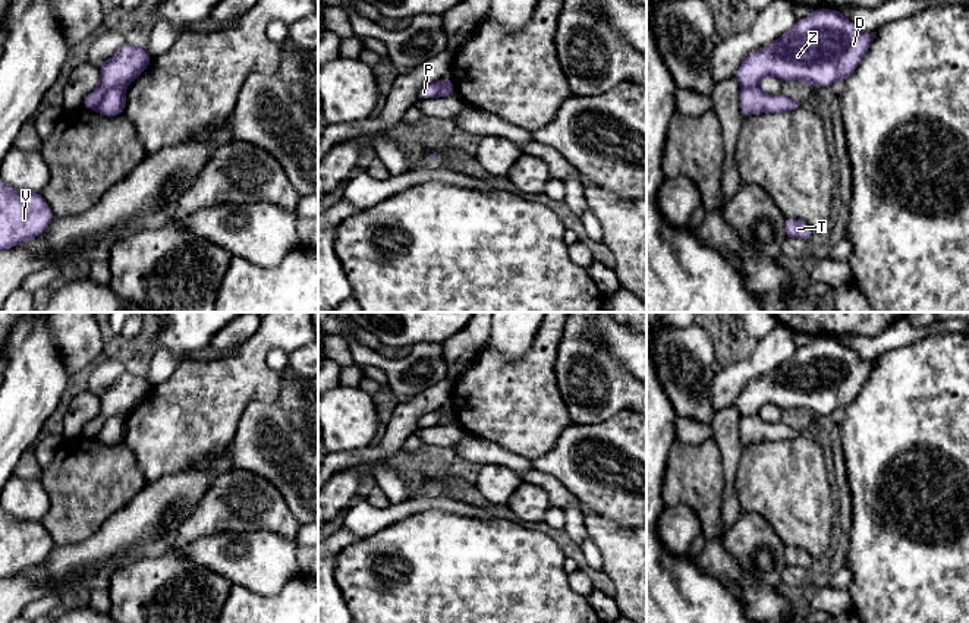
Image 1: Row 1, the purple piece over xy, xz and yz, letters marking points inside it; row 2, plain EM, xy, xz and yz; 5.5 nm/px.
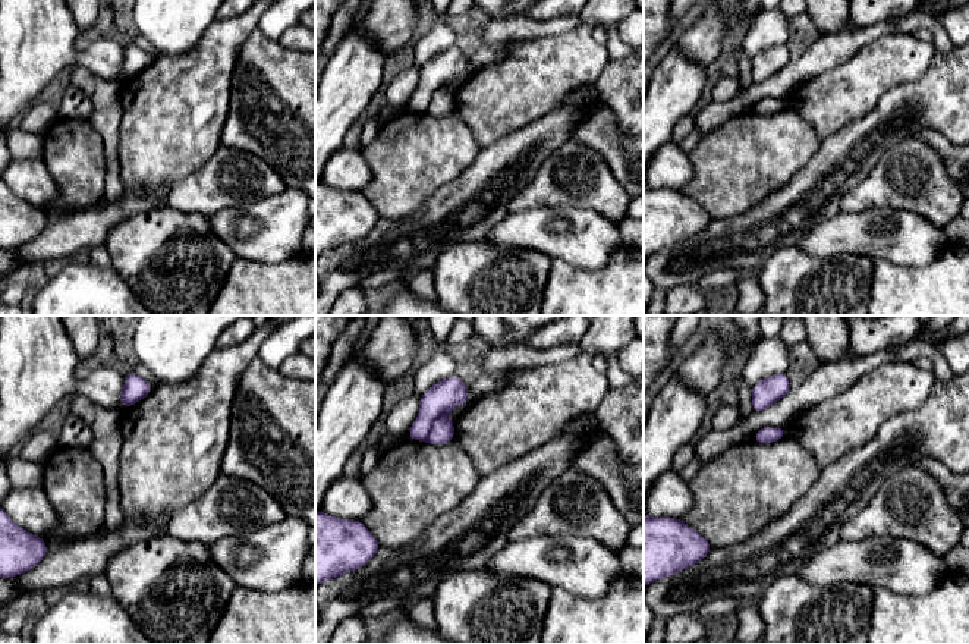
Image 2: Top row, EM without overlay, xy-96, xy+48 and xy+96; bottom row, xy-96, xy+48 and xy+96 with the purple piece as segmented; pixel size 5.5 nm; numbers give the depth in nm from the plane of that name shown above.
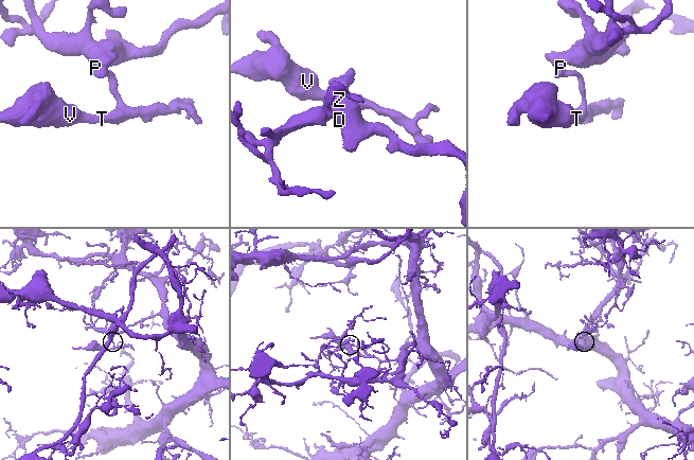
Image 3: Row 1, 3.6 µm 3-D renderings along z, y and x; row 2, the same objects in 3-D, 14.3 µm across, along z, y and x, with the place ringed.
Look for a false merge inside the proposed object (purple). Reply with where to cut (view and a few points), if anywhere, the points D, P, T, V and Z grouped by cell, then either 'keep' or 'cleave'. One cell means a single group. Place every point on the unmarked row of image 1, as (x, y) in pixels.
cut in xy along (123, 415), (112, 415), (94, 439); D P Z / T V; cleave

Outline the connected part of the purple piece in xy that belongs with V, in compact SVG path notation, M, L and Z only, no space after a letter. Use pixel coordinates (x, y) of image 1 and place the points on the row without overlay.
M0 507L0 579L40 564L54 548L37 520L22 520Z

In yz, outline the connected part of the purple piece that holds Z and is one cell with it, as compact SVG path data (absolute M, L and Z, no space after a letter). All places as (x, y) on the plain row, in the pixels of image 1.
M815 337L774 371L749 381L733 405L742 416L759 415L765 405L831 415L853 403L875 362L863 361L840 339Z

